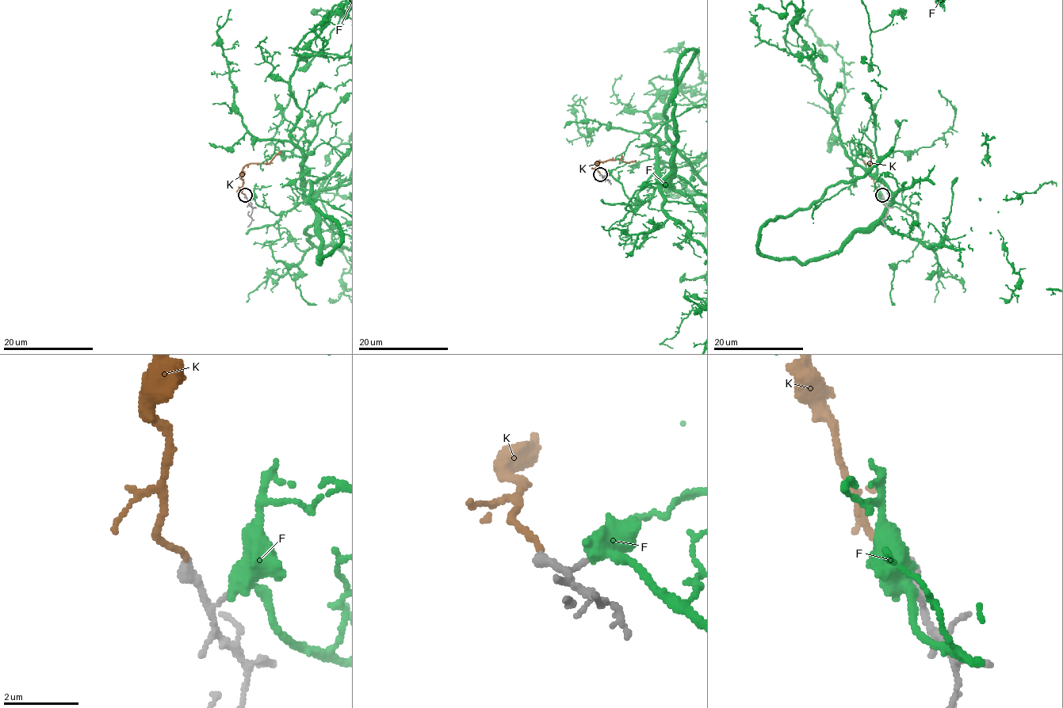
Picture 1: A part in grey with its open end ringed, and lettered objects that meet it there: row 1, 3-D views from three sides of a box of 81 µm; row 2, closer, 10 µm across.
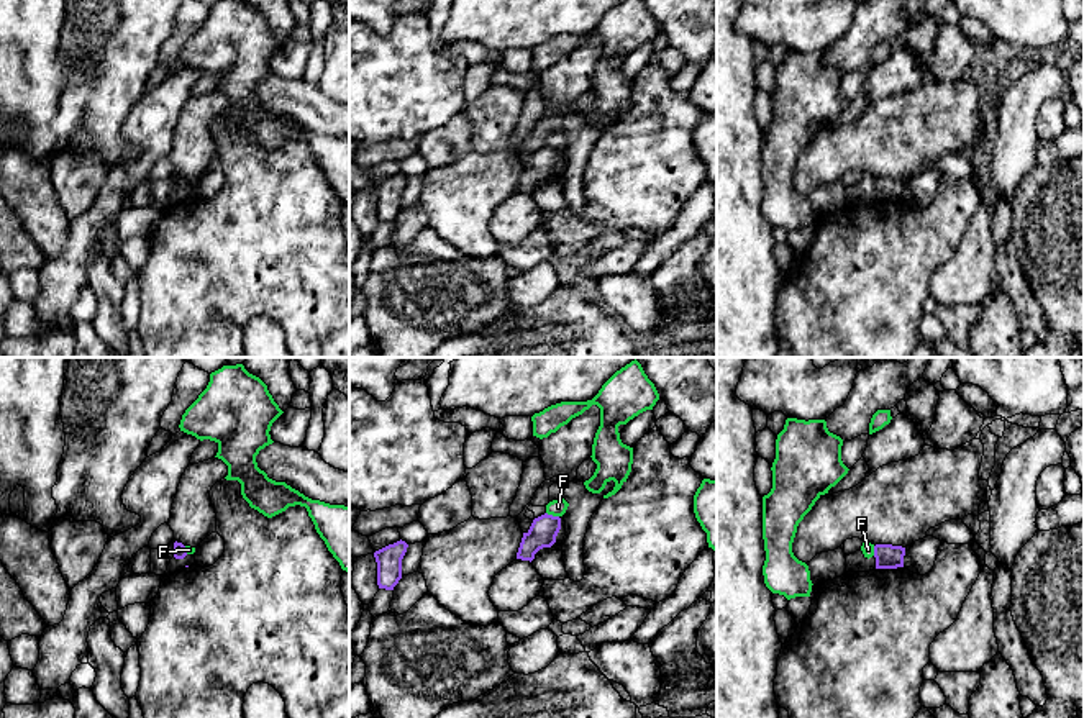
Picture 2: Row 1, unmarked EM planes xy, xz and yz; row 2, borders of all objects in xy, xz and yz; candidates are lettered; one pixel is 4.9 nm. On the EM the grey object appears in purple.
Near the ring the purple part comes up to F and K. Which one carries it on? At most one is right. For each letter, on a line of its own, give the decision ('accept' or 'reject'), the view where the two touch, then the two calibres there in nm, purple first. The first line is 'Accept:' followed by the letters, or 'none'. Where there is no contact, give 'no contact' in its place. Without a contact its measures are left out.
Accept: K
F: reject; contact in xz; calibres 140 and 80 nm
K: accept; no contact

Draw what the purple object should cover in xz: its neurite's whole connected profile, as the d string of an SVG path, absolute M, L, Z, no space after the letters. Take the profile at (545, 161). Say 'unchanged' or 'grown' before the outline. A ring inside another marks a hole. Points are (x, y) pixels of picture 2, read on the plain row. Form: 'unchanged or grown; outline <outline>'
unchanged; outline M541 148L533 152L530 162L523 166L517 192L533 193L535 187L543 180L551 180L561 162L561 151L553 148Z

